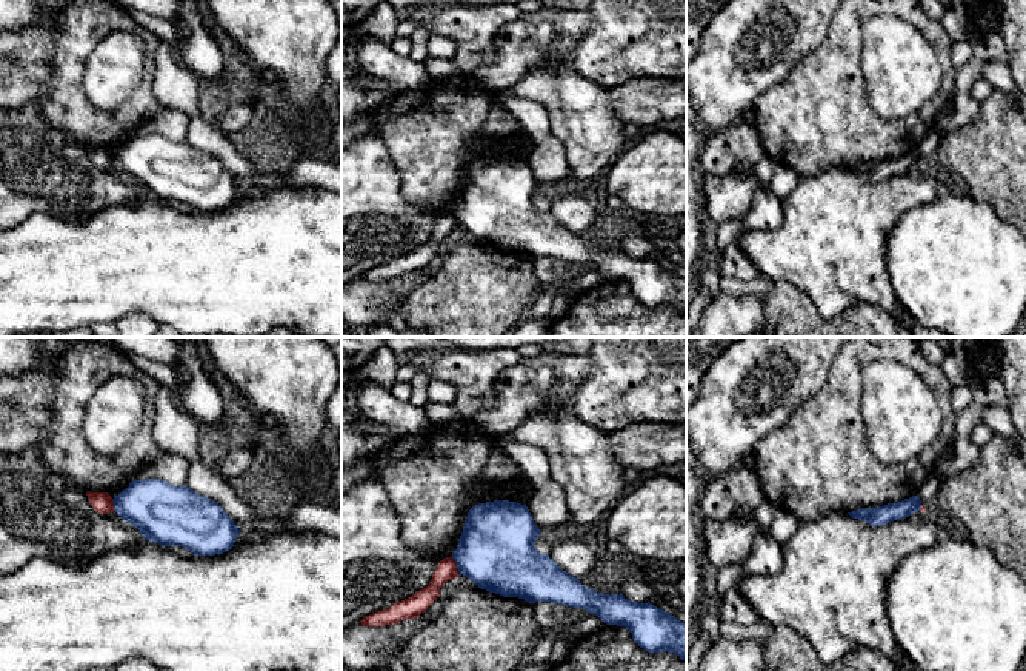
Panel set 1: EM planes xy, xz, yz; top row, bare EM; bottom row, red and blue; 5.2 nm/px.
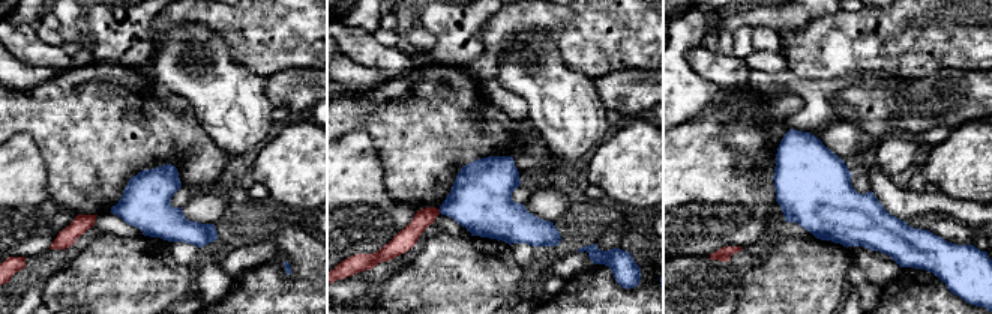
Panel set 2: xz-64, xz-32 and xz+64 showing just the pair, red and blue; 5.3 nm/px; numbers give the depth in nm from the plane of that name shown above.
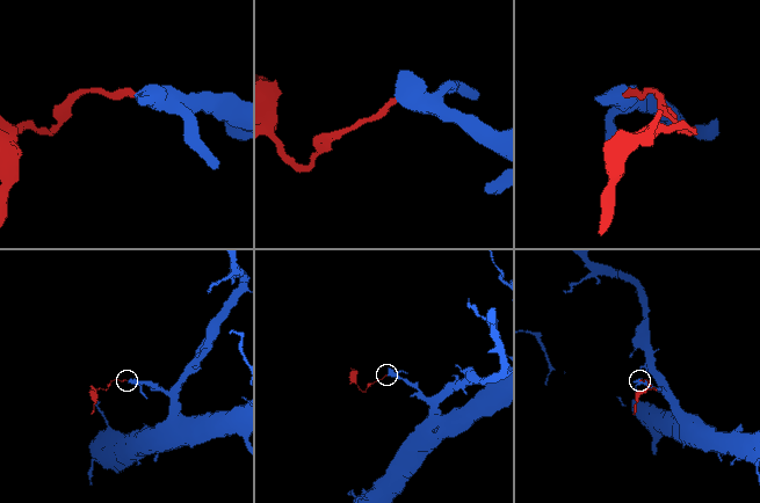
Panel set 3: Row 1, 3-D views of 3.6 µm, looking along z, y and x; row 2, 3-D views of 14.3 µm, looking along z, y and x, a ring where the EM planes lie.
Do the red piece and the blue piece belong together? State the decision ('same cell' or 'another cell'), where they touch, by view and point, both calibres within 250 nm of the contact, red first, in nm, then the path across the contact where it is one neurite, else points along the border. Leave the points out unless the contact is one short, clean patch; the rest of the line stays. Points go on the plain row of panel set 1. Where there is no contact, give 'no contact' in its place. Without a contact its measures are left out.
another cell; contact xz (456, 220); calibres 110 and 400 nm; border xz (451, 213), (459, 227)

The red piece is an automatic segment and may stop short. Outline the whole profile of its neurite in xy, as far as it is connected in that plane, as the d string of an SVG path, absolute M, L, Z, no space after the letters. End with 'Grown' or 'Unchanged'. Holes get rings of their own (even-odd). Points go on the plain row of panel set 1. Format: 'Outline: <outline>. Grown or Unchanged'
Outline: M86 148L91 162L100 169L114 168L114 157L108 148Z. Unchanged

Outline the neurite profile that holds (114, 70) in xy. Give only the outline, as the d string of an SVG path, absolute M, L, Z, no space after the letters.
M106 34L86 60L83 89L102 111L114 111L138 88L145 71L146 46L140 35Z

